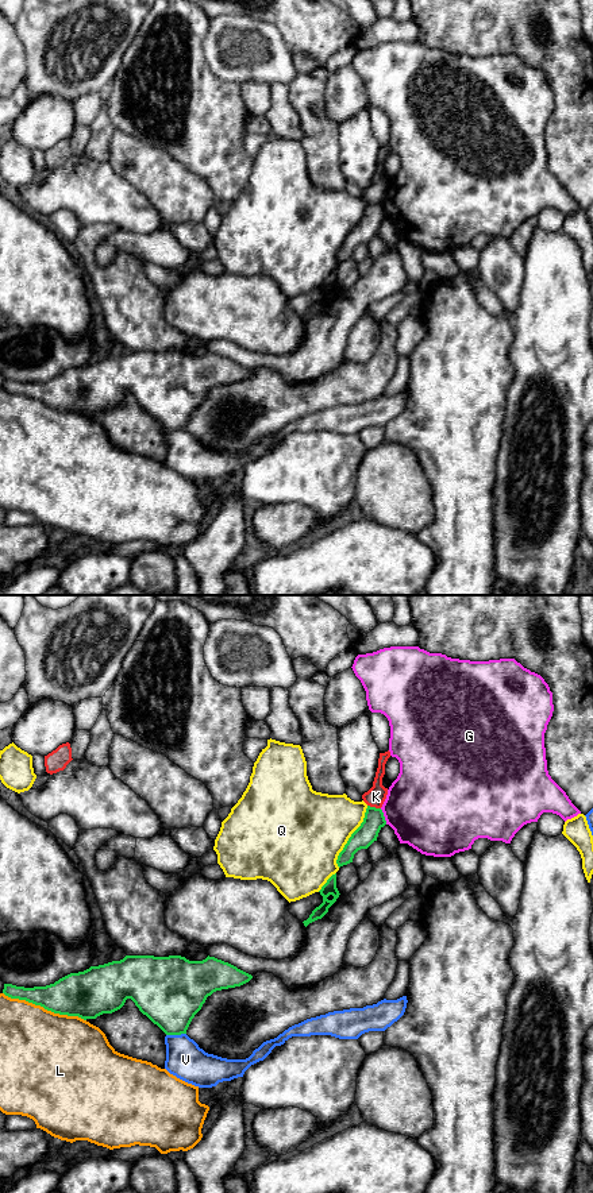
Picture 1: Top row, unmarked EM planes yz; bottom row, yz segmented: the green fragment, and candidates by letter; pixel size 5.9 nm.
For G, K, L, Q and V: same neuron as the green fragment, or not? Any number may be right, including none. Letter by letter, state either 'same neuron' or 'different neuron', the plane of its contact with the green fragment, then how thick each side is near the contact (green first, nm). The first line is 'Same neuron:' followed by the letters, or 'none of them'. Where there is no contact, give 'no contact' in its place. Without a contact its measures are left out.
Same neuron: none of them
G: different neuron; meets green in yz; 120 nm thick on the green side, 460 nm on the other
K: different neuron; meets green in yz; 120 nm thick on the green side, 120 nm on the other
L: different neuron; meets green in yz; 260 nm thick on the green side, 480 nm on the other
Q: different neuron; meets green in yz; 120 nm thick on the green side, 460 nm on the other
V: different neuron; meets green in yz; 380 nm thick on the green side, 220 nm on the other

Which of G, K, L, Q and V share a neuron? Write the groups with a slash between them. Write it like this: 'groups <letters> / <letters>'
groups G / K / L / Q / V

